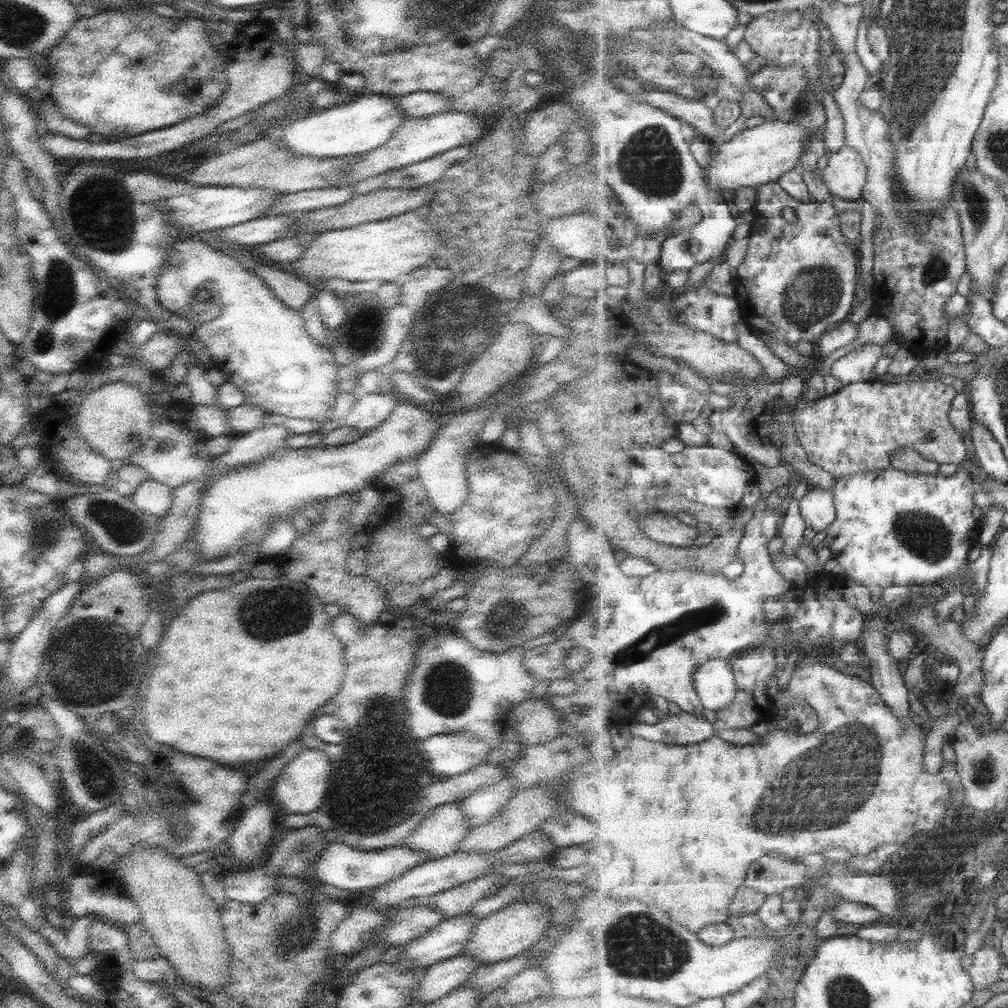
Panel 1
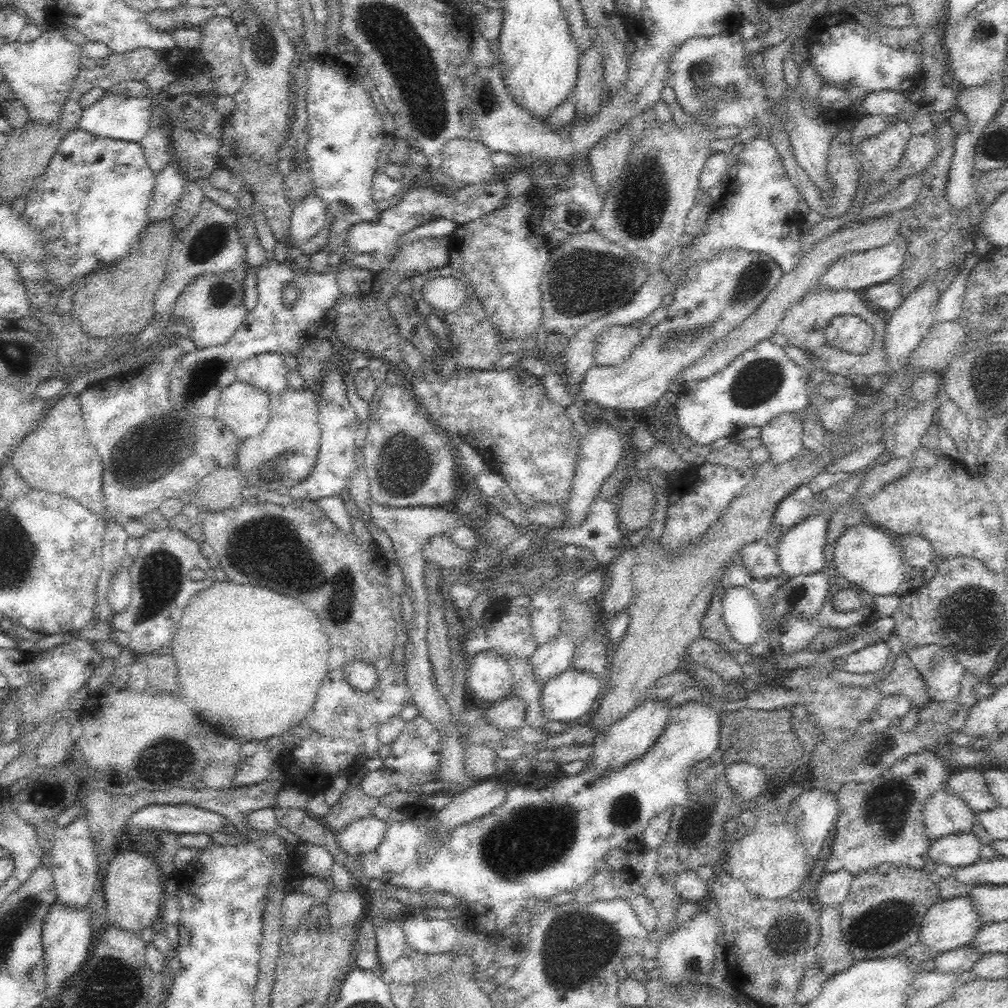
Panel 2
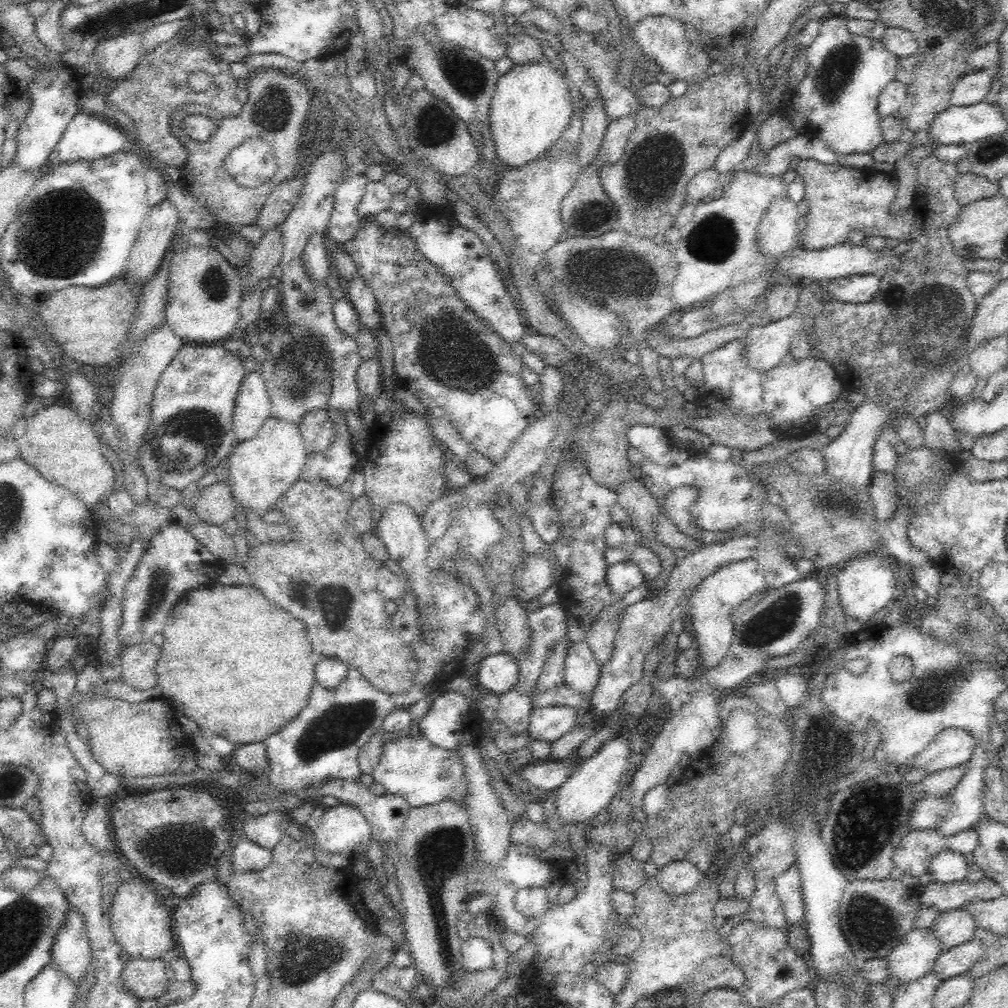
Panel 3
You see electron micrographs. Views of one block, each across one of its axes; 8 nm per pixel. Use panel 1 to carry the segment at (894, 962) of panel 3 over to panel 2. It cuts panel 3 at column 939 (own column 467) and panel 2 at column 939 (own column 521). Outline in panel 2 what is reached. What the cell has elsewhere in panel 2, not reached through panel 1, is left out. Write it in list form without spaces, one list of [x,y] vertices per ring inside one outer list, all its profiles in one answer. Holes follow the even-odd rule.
[[[970,896],[942,899],[924,915],[920,941],[938,954],[948,952],[970,945],[984,923]]]

